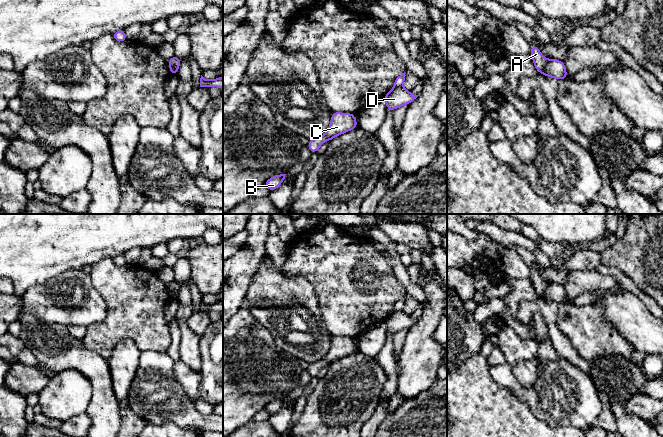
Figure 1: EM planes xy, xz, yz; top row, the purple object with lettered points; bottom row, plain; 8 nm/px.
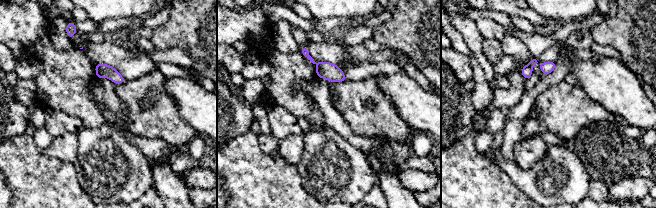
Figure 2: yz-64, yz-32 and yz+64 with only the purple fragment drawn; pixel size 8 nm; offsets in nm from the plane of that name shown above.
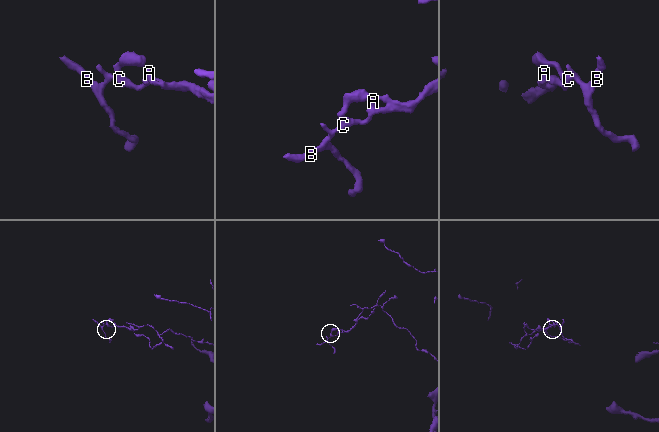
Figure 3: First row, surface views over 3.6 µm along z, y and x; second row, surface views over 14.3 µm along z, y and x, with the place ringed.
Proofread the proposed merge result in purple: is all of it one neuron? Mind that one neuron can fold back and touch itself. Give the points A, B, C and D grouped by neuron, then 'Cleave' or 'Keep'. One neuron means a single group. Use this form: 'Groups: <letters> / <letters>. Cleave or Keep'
Groups: A / B C D. Cleave

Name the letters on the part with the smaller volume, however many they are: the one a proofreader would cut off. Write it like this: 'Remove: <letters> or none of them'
Remove: B, C, D

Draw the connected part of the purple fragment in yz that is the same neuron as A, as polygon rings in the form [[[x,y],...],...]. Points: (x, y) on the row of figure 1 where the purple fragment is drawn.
[[[535,45],[531,47],[530,54],[532,56],[536,70],[539,73],[543,73],[544,66],[547,62],[547,58],[541,55],[539,47]]]

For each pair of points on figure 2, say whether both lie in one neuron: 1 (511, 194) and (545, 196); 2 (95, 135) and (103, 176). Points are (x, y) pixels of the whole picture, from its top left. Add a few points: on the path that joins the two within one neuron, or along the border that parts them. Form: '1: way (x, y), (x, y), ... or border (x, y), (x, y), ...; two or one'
1: border (510, 178), (529, 197); two
2: way (95, 145), (103, 153), (103, 166); one

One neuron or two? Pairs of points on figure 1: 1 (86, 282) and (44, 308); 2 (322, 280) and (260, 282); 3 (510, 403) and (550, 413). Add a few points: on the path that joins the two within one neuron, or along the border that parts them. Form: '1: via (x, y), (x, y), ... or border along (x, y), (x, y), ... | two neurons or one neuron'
1: via (79, 293), (69, 303), (55, 303) | one neuron
2: border along (284, 274), (302, 276), (312, 286), (318, 301) | two neurons
3: border along (512, 392), (546, 424) | two neurons

